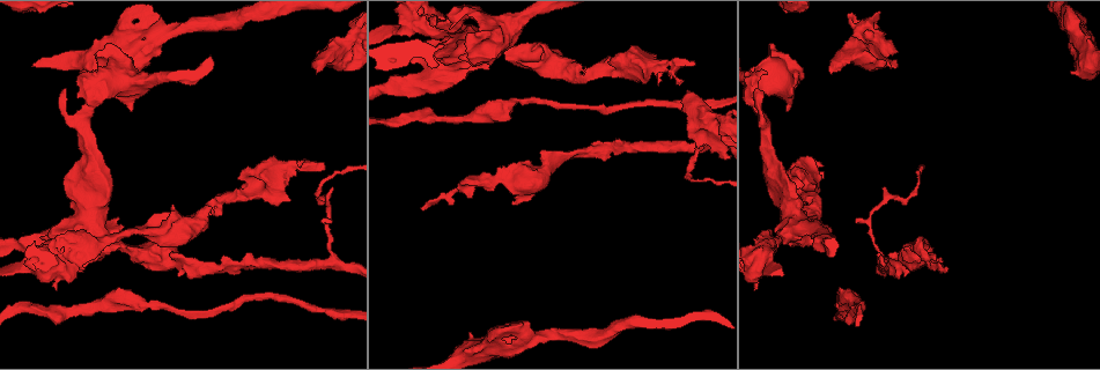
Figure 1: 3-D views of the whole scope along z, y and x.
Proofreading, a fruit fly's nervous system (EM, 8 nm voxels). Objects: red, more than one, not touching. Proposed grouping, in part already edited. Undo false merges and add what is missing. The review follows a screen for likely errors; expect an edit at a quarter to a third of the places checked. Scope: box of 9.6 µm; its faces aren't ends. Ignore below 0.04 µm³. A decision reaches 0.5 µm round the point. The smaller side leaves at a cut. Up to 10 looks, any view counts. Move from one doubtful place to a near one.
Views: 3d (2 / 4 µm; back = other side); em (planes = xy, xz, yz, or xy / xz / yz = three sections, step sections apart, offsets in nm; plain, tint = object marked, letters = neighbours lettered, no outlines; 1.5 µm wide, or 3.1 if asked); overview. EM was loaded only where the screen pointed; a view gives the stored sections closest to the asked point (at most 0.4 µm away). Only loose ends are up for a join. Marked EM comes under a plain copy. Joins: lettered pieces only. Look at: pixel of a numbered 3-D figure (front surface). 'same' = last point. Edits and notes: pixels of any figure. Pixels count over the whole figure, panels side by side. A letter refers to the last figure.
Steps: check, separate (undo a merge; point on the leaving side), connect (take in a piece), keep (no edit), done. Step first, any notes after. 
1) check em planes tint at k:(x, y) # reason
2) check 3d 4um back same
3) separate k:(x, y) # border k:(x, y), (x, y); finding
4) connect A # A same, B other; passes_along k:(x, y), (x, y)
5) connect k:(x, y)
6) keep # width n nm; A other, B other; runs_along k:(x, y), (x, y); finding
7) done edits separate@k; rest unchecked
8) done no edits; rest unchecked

check em planes letters at 1:(688, 91) # branch stops here

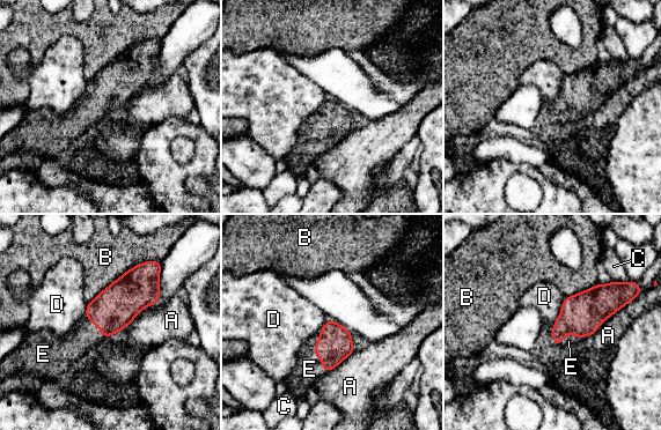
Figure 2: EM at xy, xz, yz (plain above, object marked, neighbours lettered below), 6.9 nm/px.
connect E # longest_contact B 500 nm; A other, B other, C other, D other, E same; passes_along 2:(335, 343), (313, 350), (309, 369); the cell continues

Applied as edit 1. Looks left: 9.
check 3d 2um at 1:(318, 189) # sharp bend

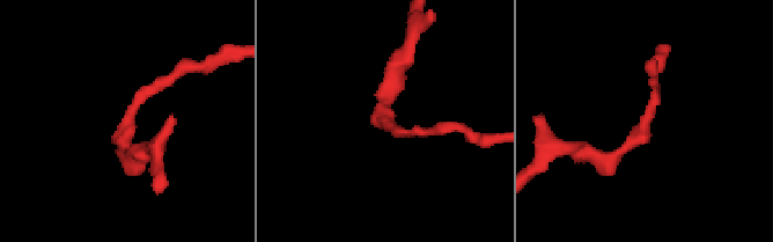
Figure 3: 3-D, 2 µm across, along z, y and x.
check em 3.1um yz step 8 tint at 3:(386, 119) # now the EM

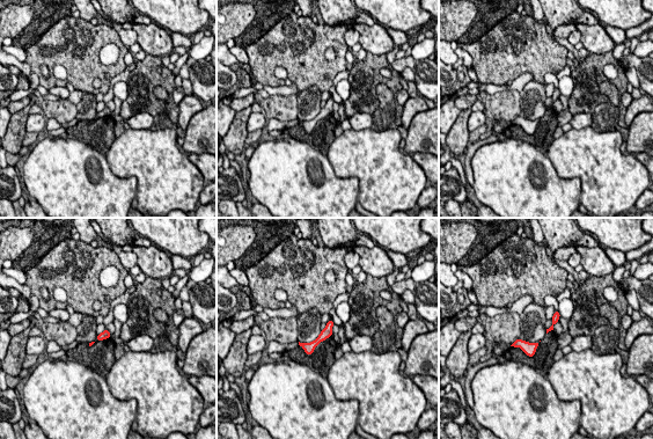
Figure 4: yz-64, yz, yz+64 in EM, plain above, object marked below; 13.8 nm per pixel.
check em 3.1um planes letters same

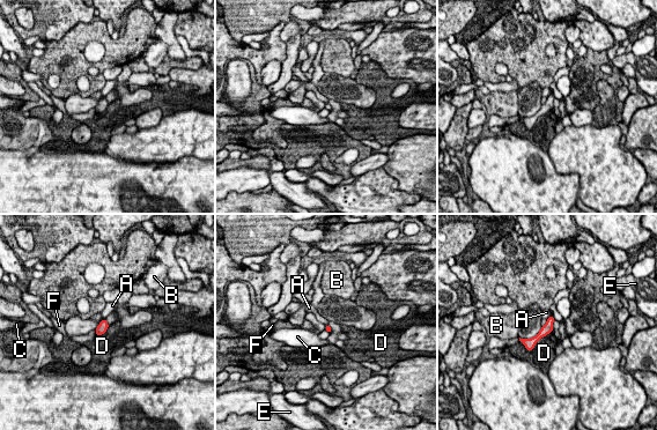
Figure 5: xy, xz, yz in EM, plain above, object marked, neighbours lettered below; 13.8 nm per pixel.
keep # width 70 nm; longest_contact D 480 nm; A other, B other, C other, D other, E other, F other; continuous, no second cell

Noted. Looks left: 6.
check em planes letters at 1:(501, 177)

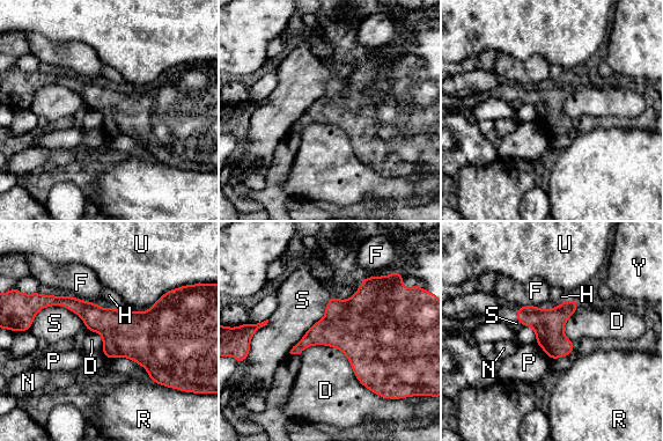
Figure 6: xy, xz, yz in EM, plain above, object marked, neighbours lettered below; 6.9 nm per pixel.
keep # D other, F other, H other, N other, P other, R other, S other, U other, Y other; border 6:(300, 353), (337, 347), (378, 396); continuous, no second cell

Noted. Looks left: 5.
check 3d 2um at 1:(392, 28) # thick turns thin

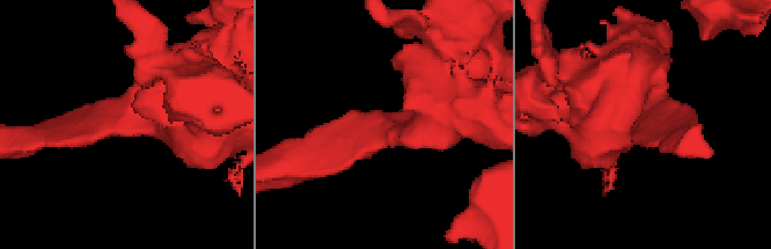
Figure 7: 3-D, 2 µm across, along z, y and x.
check em planes tint at 7:(123, 116)

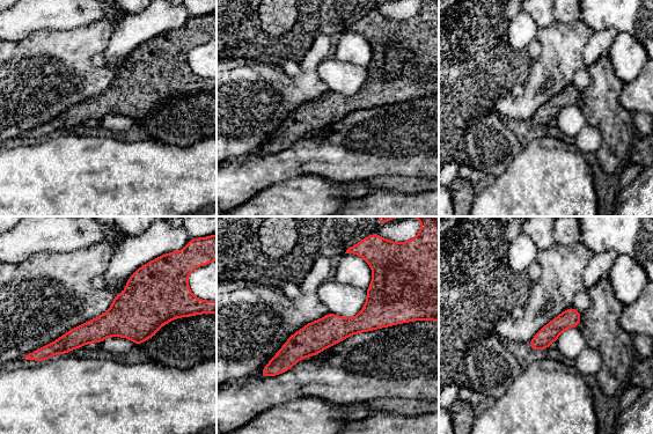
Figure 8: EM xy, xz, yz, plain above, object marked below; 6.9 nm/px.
check em planes letters same

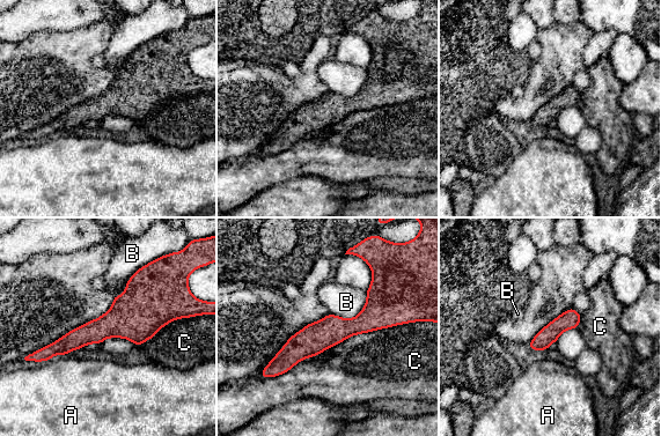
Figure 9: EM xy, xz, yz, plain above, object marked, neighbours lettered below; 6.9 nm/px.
keep # A other, B other, C other; runs_along 9:(174, 313), (133, 315), (42, 353); one cell here

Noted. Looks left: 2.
done edits connect@2; rest unchecked

